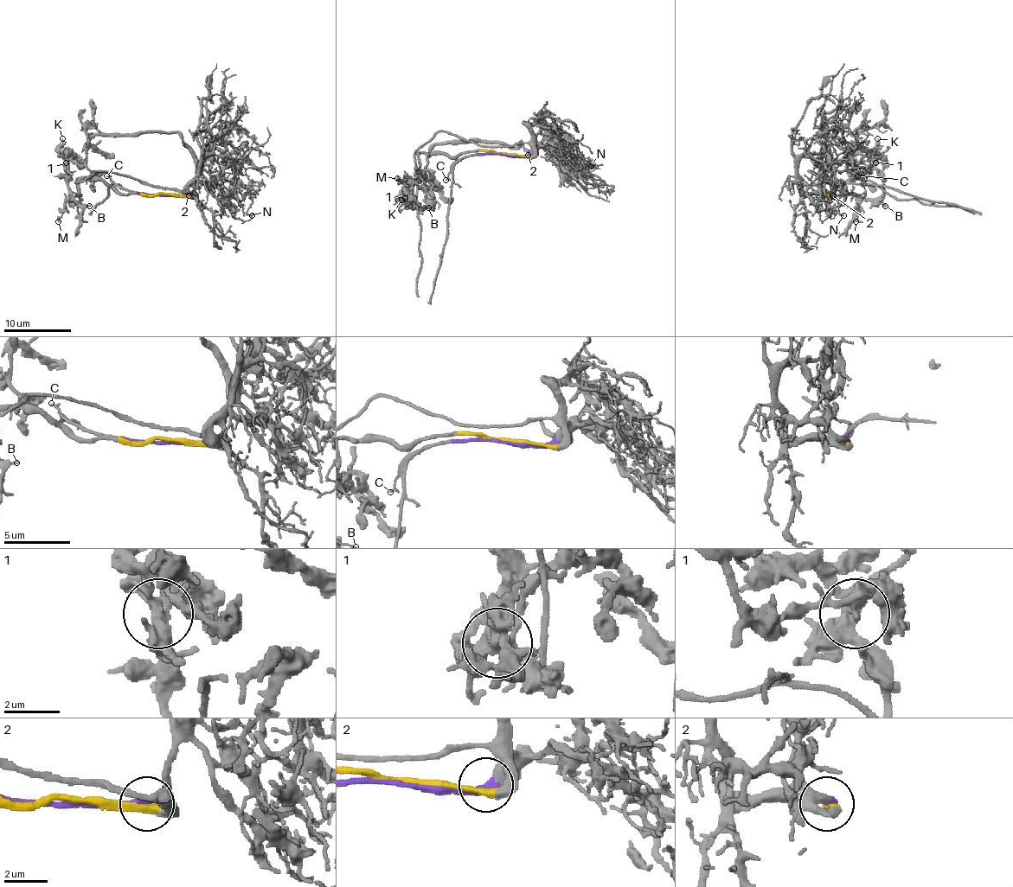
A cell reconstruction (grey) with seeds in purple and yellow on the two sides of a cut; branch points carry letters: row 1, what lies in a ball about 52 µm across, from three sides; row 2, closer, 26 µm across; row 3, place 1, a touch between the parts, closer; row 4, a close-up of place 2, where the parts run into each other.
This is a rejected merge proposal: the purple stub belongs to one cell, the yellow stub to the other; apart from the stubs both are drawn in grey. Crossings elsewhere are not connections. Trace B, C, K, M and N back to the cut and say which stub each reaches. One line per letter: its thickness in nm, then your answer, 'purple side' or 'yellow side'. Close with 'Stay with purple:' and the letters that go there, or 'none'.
B: calibre 150 nm; yellow side
C: calibre 120 nm; purple side
K: calibre 400 nm; yellow side
M: calibre 280 nm; yellow side
N: calibre 120 nm; purple side
Stay with purple: C, N

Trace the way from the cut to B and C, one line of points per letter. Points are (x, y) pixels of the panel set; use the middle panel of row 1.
B: (503, 155), (492, 151), (458, 153), (452, 156), (419, 153), (413, 198), (422, 207), (428, 208)
C: (503, 155), (472, 155), (462, 158), (445, 180)

